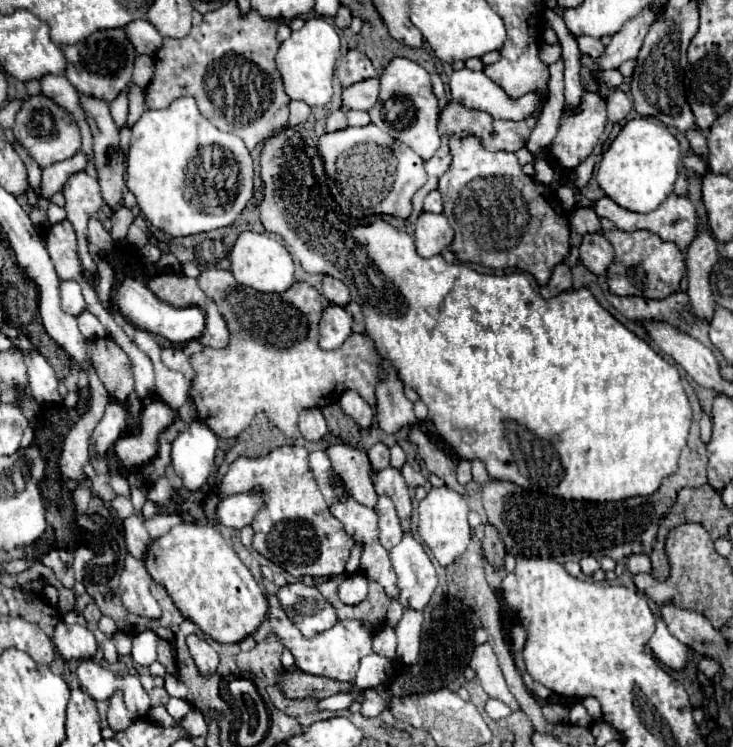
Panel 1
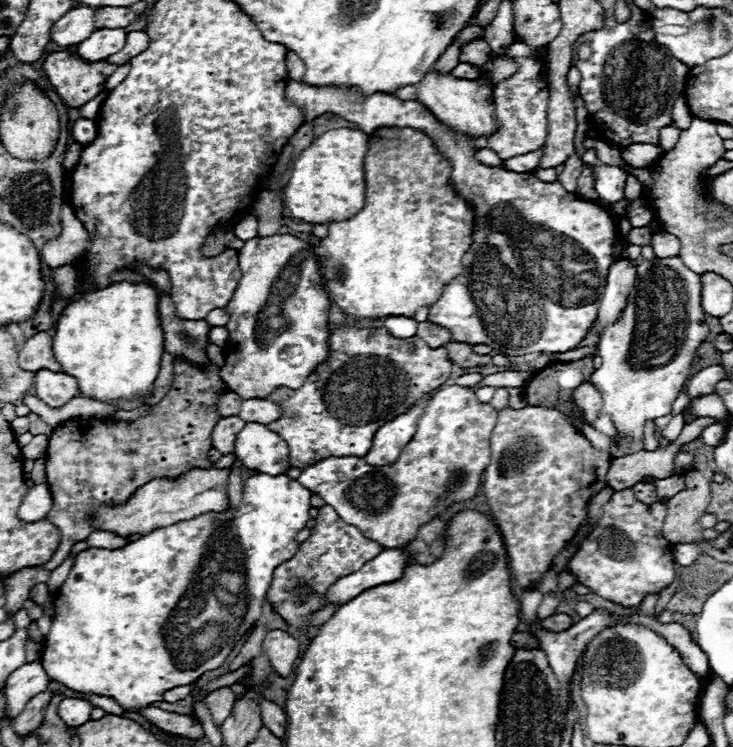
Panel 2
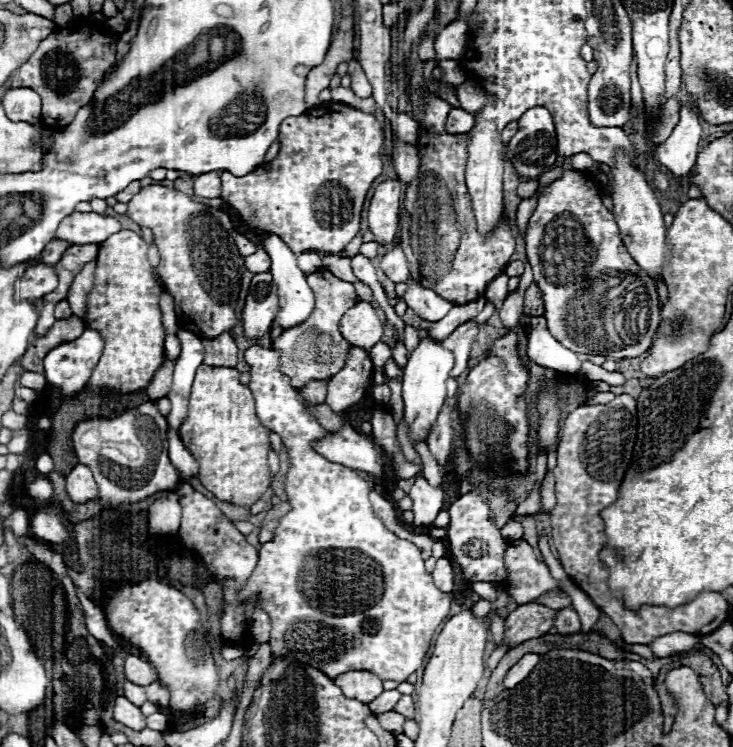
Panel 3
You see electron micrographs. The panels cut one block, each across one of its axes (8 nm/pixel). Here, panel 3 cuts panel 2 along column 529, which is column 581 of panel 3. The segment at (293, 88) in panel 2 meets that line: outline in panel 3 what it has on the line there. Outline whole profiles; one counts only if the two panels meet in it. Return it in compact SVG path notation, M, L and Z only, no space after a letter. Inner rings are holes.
M570 170L560 178L542 186L536 210L530 216L526 230L526 256L534 272L534 282L544 298L544 318L548 320L550 334L566 348L578 354L602 354L606 358L636 358L650 348L652 334L660 322L660 300L654 280L632 260L622 244L616 220L604 208L600 190L584 172Z

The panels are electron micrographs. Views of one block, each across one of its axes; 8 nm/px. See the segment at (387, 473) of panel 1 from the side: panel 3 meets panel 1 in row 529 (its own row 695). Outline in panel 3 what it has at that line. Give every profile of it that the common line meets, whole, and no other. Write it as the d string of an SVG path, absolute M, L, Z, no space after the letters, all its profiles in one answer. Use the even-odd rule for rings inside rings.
M404 694L404 696L402 696L398 702L396 702L394 710L396 710L398 714L406 716L406 718L414 718L414 700L412 700L412 696Z

